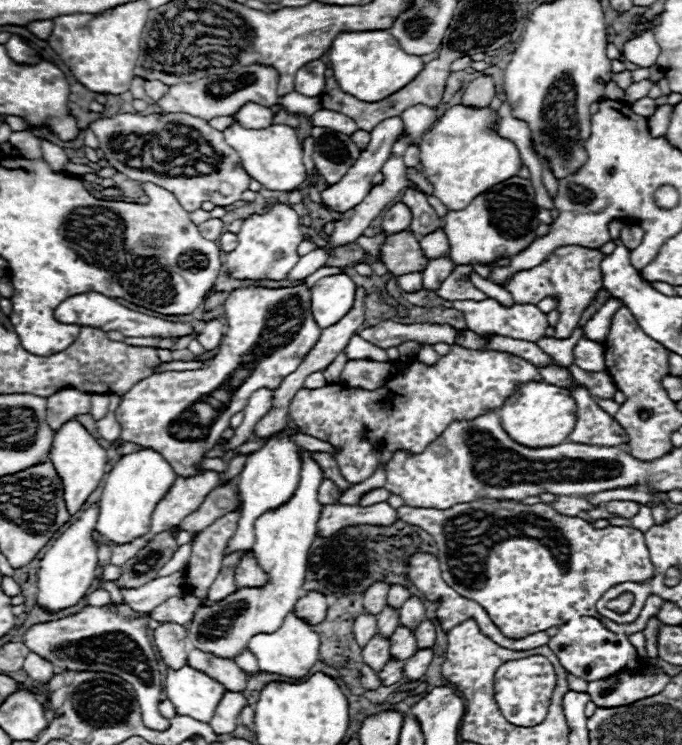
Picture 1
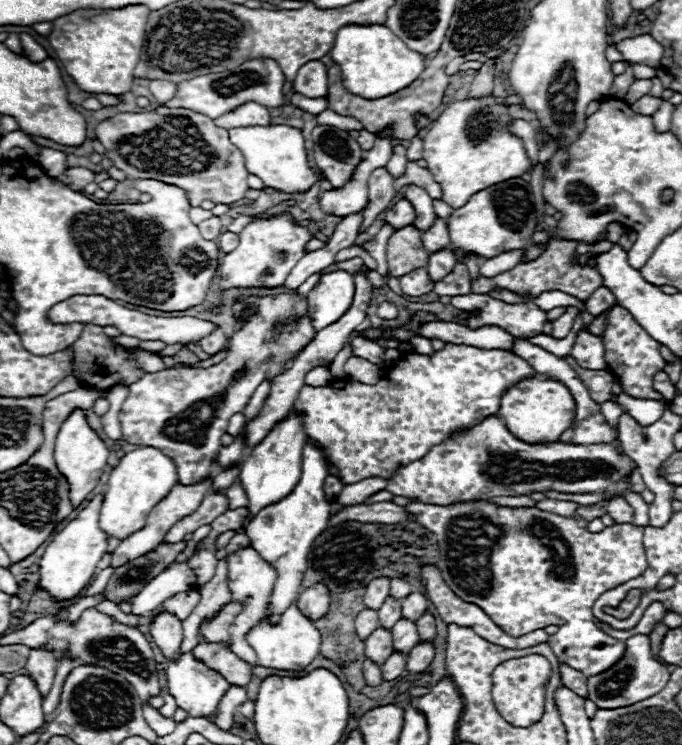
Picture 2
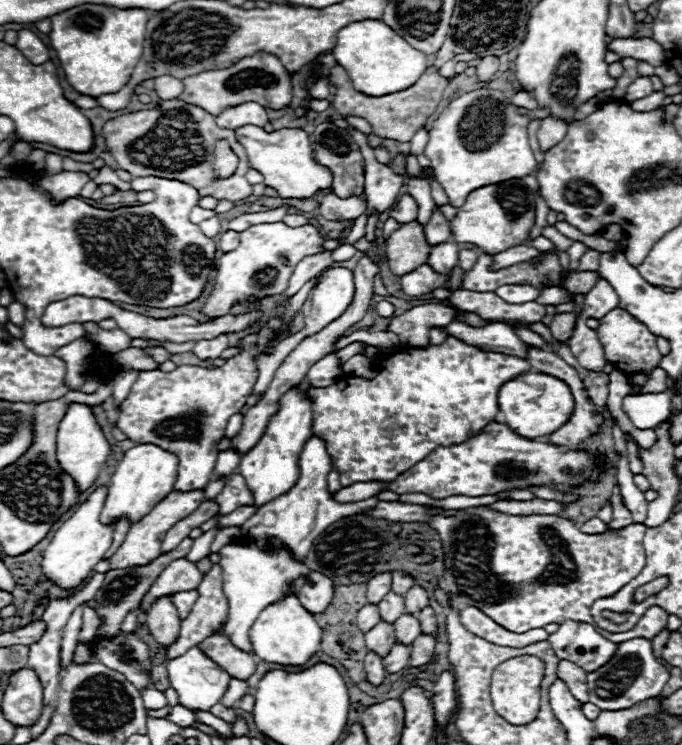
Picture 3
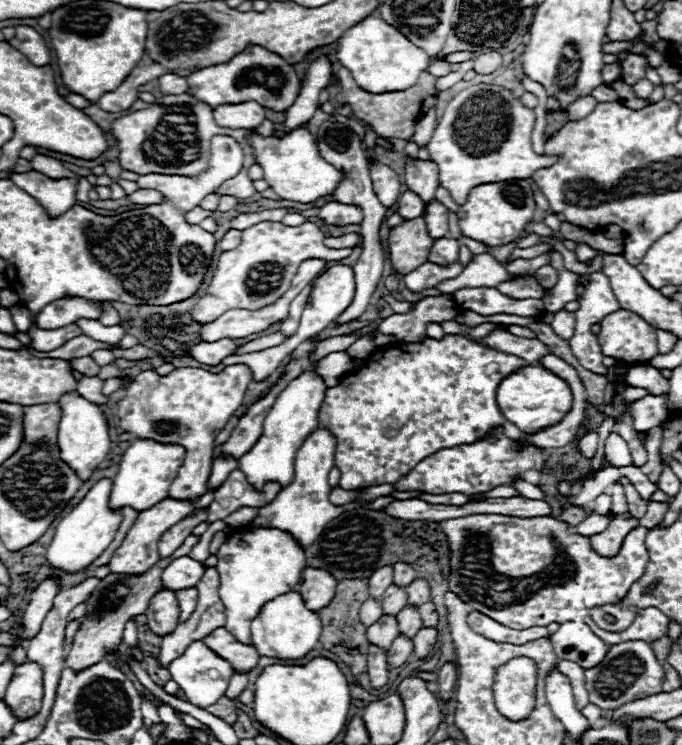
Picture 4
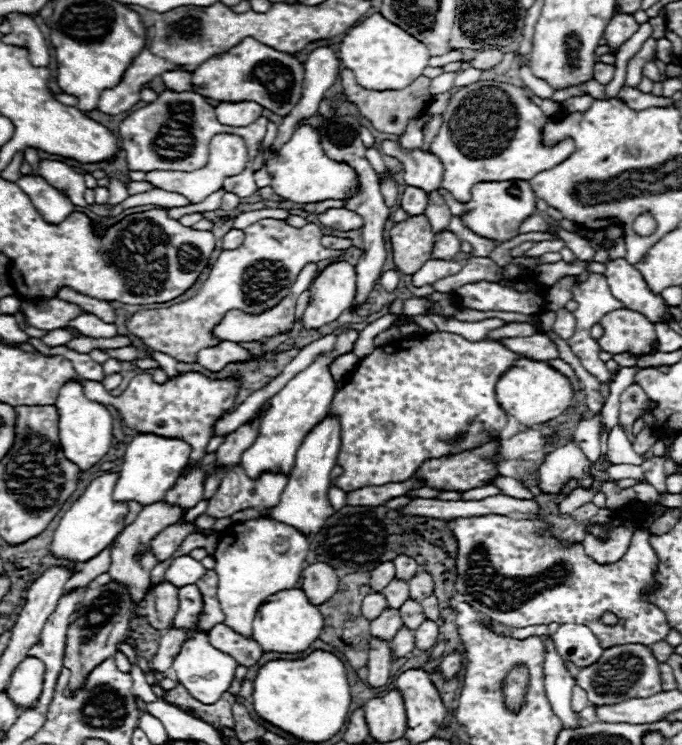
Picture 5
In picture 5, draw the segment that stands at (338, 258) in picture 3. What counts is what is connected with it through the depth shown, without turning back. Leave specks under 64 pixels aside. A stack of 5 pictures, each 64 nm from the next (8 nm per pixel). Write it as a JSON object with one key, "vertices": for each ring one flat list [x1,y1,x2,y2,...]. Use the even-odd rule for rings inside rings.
{"vertices":[[258,220,244,230,244,244,236,250,222,250,216,264,206,267,206,282,198,292,180,304,170,308,154,308,134,312,126,320,130,334,142,338,152,350,160,350,172,356,176,362,192,364,202,348,218,346,222,340,212,334,228,310,242,310,246,314,262,314,276,306,290,290,294,278,308,262,318,262,328,256,338,256,342,250,328,250,320,244,322,232,316,224,304,228,288,226,284,220],[260,260,280,264,258,264]]}

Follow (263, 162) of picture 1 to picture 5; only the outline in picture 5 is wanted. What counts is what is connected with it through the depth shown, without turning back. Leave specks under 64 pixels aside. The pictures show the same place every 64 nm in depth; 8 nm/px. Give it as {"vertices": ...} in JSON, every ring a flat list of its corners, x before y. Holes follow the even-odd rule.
{"vertices":[[298,126,292,138,282,146,278,156,266,156,268,170,272,172,272,188,278,196,292,200,296,204,320,202,320,200,346,200,356,194,360,180,352,166,346,162,330,160,320,142,320,134,314,126]]}

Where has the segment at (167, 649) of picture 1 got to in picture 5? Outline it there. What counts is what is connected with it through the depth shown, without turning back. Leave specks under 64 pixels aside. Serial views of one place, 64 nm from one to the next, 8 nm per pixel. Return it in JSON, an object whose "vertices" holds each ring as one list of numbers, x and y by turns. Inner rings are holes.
{"vertices":[[160,582,156,588,150,590,146,598,146,618,152,628,168,628,172,624,172,616,178,610,178,588,170,582]]}

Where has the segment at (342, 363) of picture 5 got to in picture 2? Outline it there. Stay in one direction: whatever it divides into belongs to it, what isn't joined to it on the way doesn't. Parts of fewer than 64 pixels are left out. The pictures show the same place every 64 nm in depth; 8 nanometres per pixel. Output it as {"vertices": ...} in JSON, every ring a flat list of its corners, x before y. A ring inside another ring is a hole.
{"vertices":[[330,364,324,366,316,366,316,370,310,370,306,374,306,386,326,386,332,380,330,376]]}

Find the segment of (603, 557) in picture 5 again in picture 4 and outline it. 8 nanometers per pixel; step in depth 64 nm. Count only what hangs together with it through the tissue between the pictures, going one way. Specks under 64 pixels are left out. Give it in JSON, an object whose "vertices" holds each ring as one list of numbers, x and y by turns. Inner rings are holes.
{"vertices":[[622,514,622,516,614,516,610,526,600,532,590,536,592,548,596,550,596,554,604,554,604,558,612,558,612,554,620,552,620,546,628,534,628,530,636,528,638,520,632,518,630,514]]}

